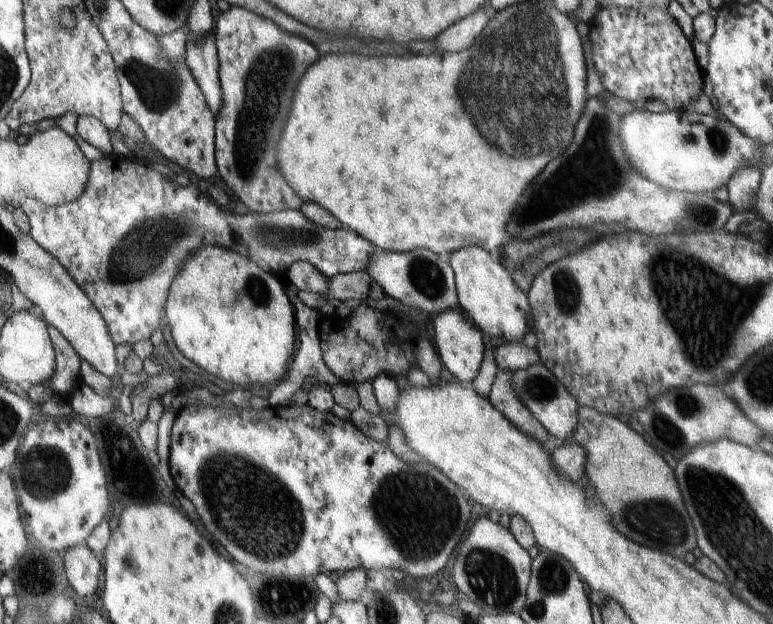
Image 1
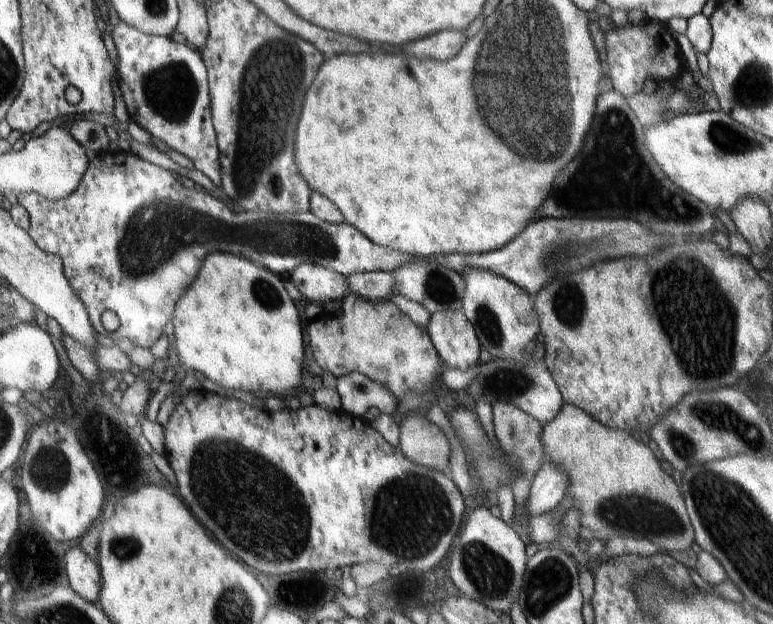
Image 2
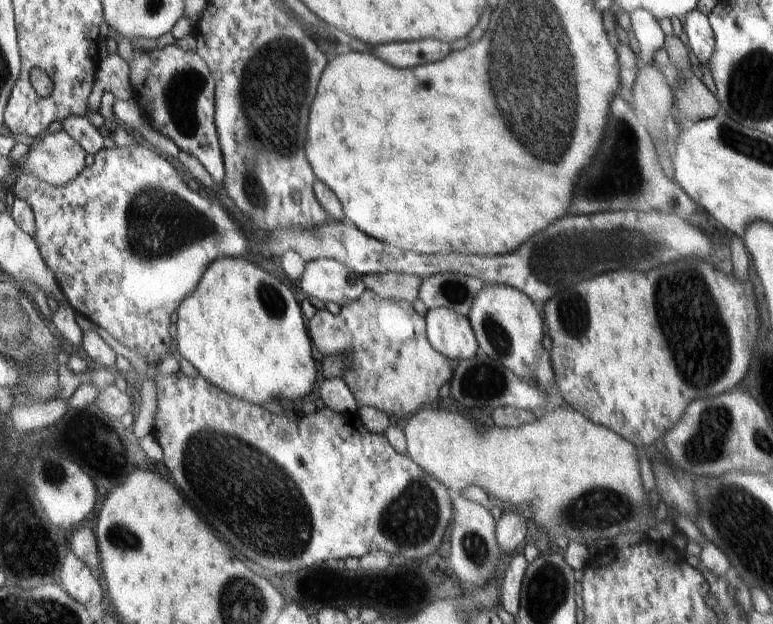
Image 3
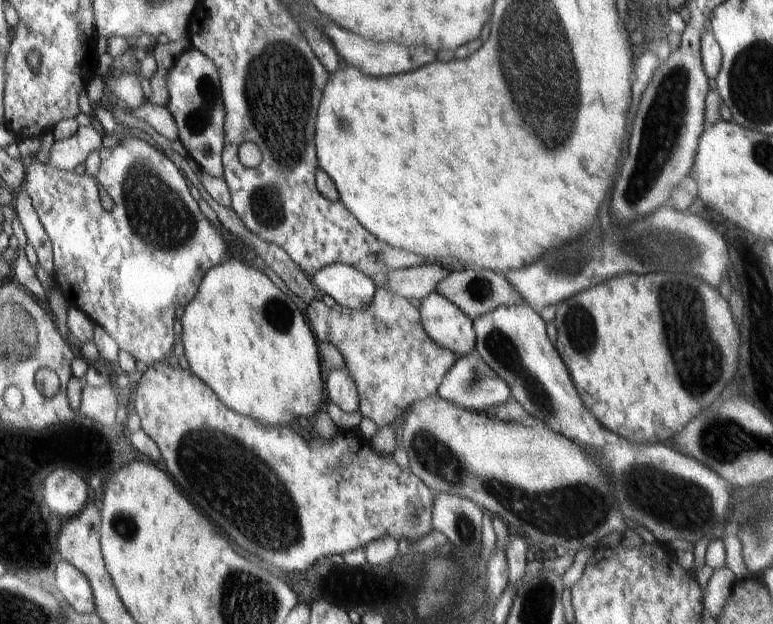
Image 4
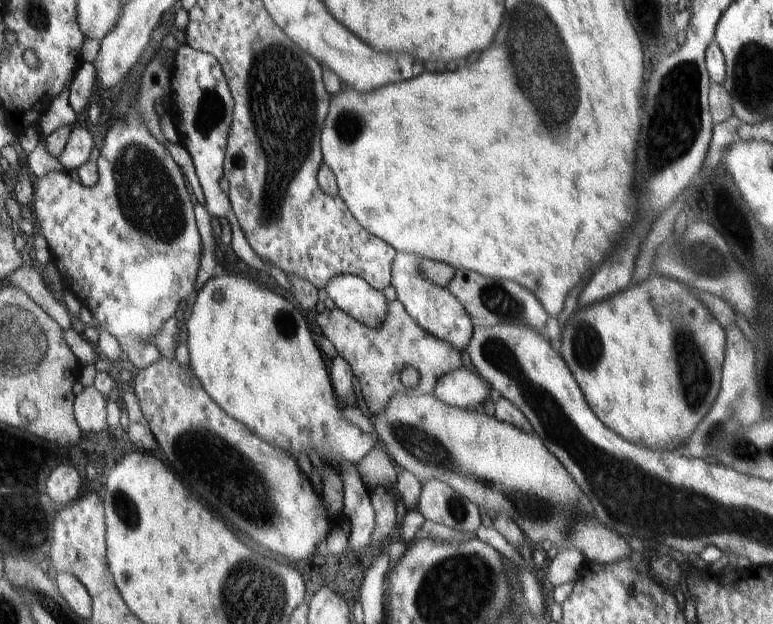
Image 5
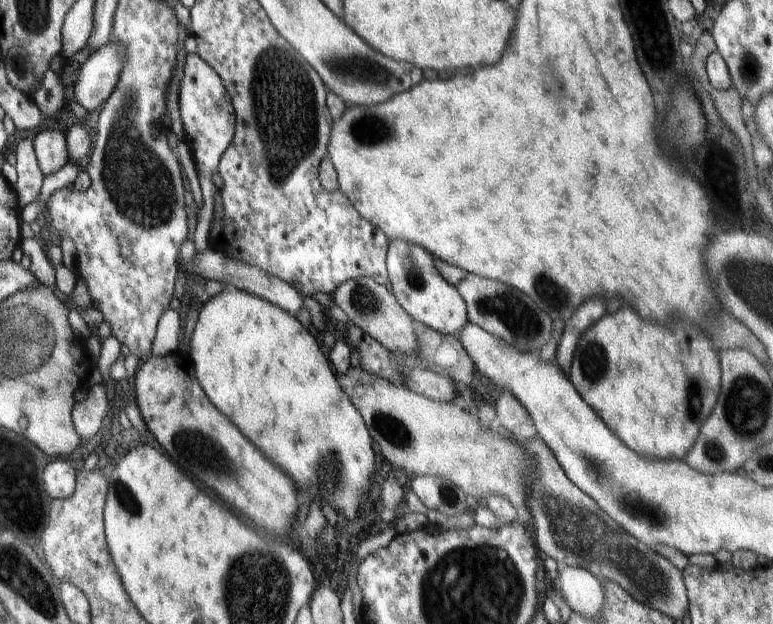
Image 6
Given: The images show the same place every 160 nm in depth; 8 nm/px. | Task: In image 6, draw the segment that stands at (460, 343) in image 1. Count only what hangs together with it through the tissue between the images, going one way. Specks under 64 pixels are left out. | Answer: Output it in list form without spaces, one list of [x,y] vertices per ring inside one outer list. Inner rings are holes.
[[[390,239],[386,257],[387,273],[392,294],[398,304],[415,320],[445,335],[458,334],[468,322],[467,304],[434,266],[434,257],[425,248],[408,241]]]

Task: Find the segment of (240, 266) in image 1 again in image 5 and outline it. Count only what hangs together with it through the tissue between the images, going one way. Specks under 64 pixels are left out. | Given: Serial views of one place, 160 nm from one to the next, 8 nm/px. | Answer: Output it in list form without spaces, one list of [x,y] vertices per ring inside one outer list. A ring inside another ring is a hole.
[[[217,272],[214,277],[210,278],[203,287],[199,290],[196,302],[194,304],[190,319],[185,322],[187,326],[187,342],[189,350],[189,365],[196,373],[198,380],[201,382],[202,388],[216,401],[224,412],[228,412],[228,416],[232,416],[234,420],[240,420],[254,434],[261,439],[268,441],[270,444],[276,445],[278,448],[283,448],[286,452],[297,457],[301,450],[306,451],[310,448],[316,448],[318,456],[322,462],[330,464],[335,469],[340,468],[340,464],[350,461],[350,464],[358,466],[359,462],[368,454],[373,447],[378,444],[374,438],[368,433],[364,433],[359,427],[356,427],[344,417],[343,408],[338,403],[340,401],[337,392],[334,390],[330,375],[326,371],[324,359],[320,354],[318,345],[314,343],[310,330],[306,325],[305,312],[302,309],[297,309],[287,299],[280,294],[276,294],[272,289],[258,284],[254,280],[250,280],[248,276],[238,272]]]

